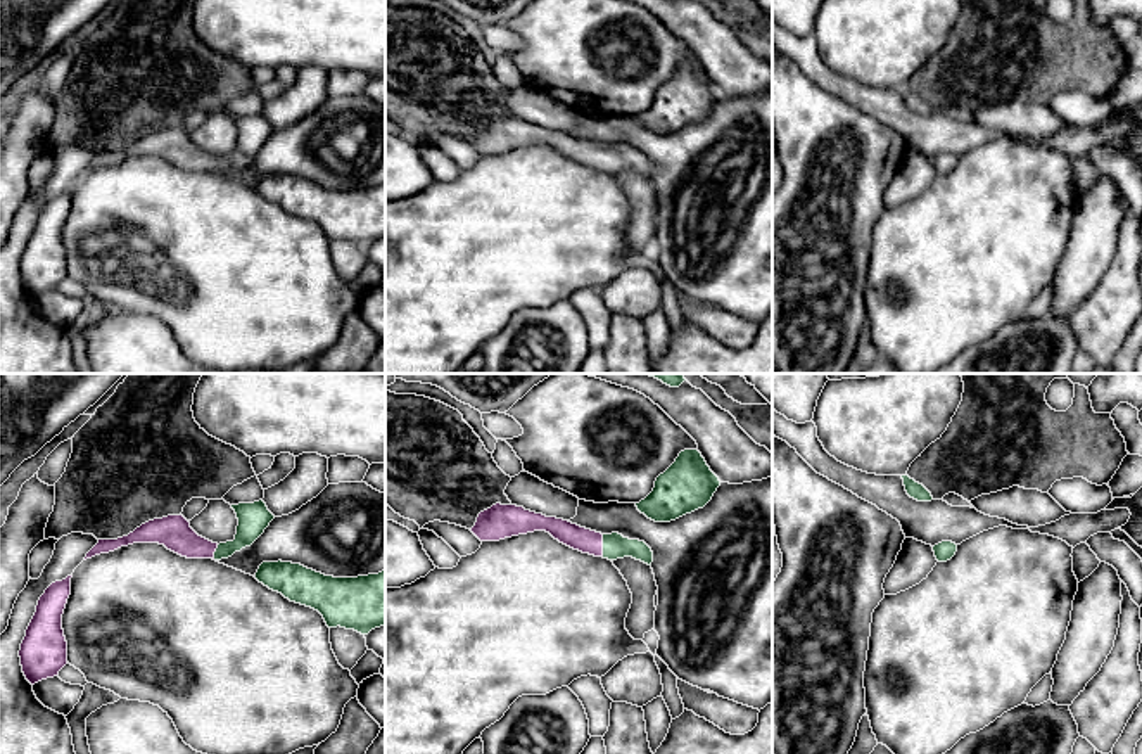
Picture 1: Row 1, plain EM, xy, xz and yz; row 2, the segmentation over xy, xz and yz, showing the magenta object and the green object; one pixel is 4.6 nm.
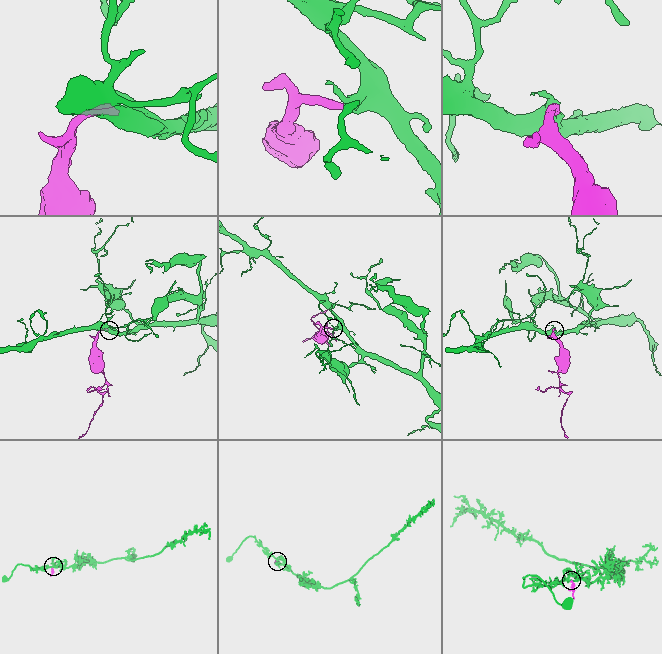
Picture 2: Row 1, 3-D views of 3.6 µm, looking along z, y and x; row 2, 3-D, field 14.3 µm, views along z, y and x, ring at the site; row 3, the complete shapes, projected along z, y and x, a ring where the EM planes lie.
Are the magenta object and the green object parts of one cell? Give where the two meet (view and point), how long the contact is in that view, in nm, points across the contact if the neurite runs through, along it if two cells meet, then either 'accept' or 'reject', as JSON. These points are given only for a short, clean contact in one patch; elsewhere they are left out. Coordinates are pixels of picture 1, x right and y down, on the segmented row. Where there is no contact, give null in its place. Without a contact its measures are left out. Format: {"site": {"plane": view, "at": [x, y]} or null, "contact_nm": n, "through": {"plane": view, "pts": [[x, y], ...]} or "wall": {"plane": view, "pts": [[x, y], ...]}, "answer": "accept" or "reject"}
{"site": {"plane": "xz", "at": [602, 545]}, "contact_nm": 100, "through": {"plane": "xz", "pts": [[579, 538], [602, 545], [615, 545]]}, "answer": "accept"}

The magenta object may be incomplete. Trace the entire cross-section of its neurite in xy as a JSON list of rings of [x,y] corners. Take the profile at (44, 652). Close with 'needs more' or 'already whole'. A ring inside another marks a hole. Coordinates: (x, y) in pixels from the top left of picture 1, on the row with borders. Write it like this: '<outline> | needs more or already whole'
[[[73,574],[45,590],[21,643],[21,666],[31,685],[57,676],[67,664],[62,614],[71,595],[71,578]]] | already whole

